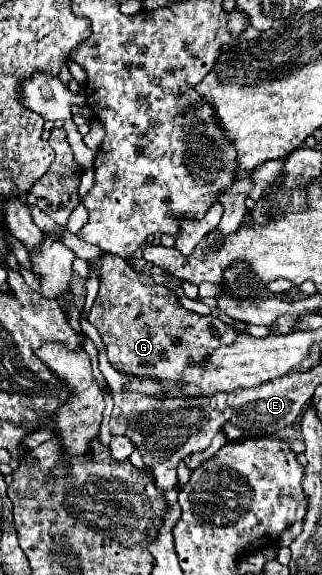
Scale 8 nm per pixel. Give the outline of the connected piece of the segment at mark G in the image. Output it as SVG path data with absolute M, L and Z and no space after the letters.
M103 253L99 259L99 295L91 307L89 323L99 331L107 349L107 359L119 373L157 381L181 381L183 367L197 363L221 345L231 345L237 337L237 331L231 325L213 317L199 317L195 311L183 309L171 289L155 283L151 275L135 271L125 260L110 253Z

